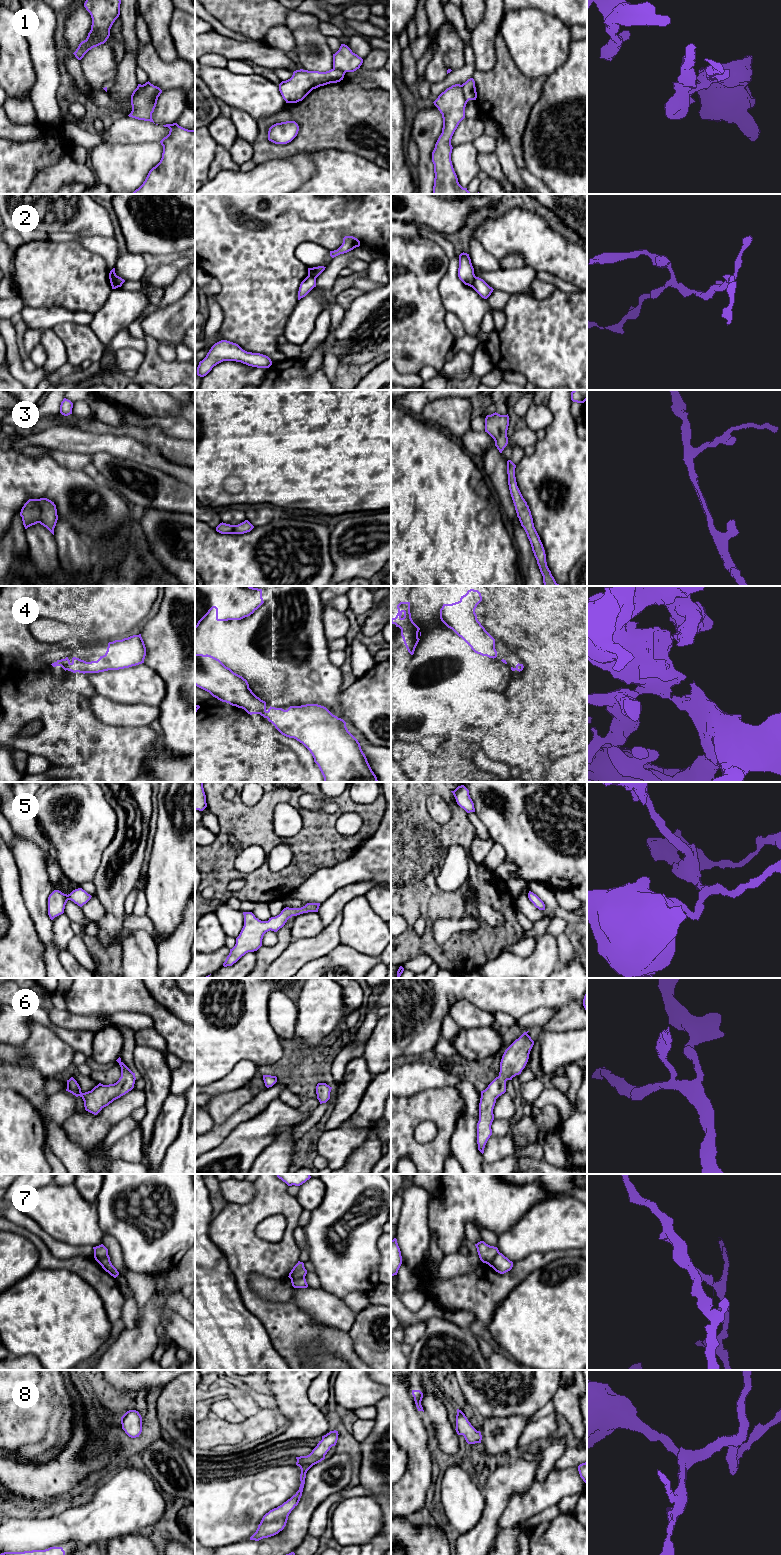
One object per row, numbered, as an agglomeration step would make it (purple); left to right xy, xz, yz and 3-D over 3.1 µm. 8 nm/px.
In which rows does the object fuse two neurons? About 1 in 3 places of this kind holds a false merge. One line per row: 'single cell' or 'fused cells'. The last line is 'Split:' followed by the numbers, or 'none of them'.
1: fused cells
2: fused cells
3: single cell
4: single cell
5: single cell
6: single cell
7: fused cells
8: single cell
Split: 1, 2, 7

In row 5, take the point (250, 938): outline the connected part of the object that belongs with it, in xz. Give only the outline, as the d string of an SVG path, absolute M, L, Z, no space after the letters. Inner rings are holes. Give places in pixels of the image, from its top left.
M307 903L301 908L284 908L281 913L268 921L261 921L252 912L243 912L244 926L236 938L235 946L230 949L224 967L232 966L248 952L257 951L262 946L262 939L266 932L277 932L292 916L308 912L318 912L320 903Z

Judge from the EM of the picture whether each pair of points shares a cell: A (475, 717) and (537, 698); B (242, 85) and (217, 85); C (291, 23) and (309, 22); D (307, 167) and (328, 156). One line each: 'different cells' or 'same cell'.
A: different cells
B: same cell
C: same cell
D: different cells

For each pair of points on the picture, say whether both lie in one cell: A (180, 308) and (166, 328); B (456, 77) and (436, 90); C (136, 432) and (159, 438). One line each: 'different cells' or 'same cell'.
A: same cell
B: same cell
C: same cell

